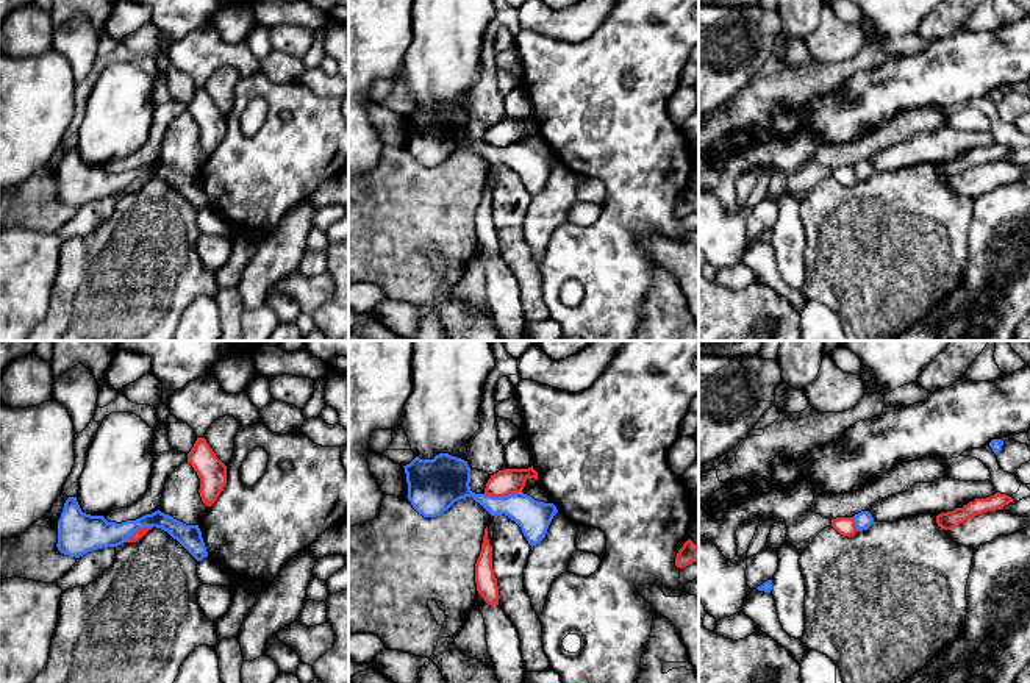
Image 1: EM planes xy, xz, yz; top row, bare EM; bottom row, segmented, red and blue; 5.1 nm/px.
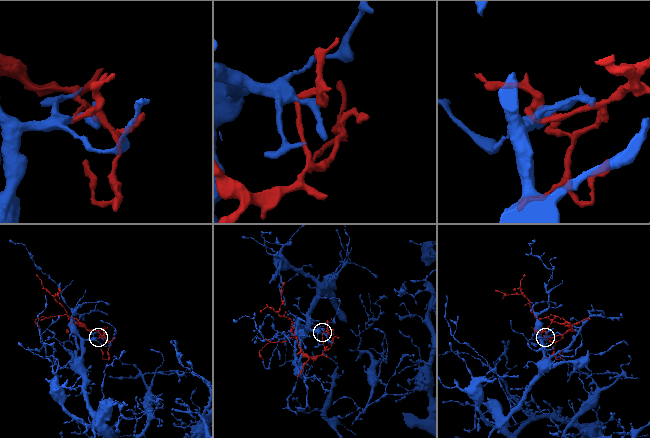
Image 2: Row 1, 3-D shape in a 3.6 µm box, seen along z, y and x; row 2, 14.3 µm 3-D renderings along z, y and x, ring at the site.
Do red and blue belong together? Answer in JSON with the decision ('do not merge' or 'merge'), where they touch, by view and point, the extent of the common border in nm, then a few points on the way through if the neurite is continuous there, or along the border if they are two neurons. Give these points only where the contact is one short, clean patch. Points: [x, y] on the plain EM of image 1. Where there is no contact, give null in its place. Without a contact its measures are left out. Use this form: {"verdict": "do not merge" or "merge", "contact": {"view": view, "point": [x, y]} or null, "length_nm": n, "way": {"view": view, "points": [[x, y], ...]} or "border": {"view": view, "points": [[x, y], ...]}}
{"verdict": "do not merge", "contact": {"view": "xz", "point": [502, 146]}, "length_nm": 190, "border": {"view": "xz", "points": [[521, 141], [504, 146], [485, 144]]}}

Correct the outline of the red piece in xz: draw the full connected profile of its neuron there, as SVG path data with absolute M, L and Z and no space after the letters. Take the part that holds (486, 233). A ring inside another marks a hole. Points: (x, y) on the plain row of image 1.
M488 177L485 178L481 202L475 213L475 233L478 244L488 255L491 256L499 255L500 245L497 228L492 219L492 195L489 194L488 189Z

